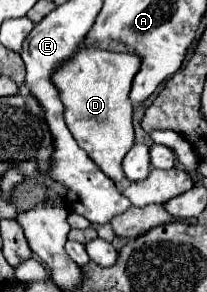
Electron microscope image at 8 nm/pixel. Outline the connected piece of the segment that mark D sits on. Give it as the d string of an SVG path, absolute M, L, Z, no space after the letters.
M81 45L77 55L63 63L53 75L53 83L57 85L65 105L65 123L71 135L75 137L77 145L93 159L93 163L103 169L111 181L115 181L117 187L121 187L125 181L125 173L121 169L123 157L135 141L129 91L137 71L139 57L135 55L99 51L95 47Z

